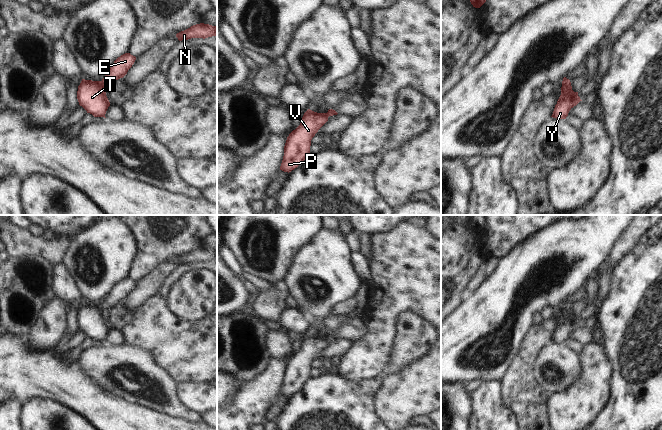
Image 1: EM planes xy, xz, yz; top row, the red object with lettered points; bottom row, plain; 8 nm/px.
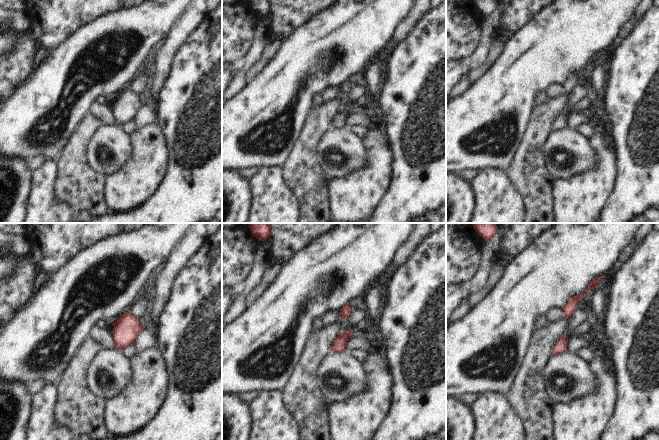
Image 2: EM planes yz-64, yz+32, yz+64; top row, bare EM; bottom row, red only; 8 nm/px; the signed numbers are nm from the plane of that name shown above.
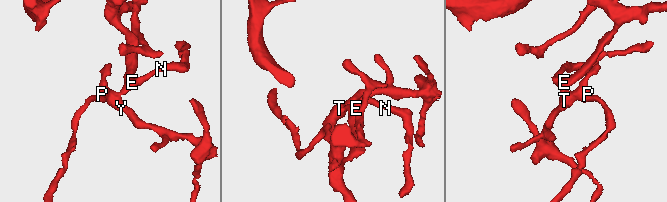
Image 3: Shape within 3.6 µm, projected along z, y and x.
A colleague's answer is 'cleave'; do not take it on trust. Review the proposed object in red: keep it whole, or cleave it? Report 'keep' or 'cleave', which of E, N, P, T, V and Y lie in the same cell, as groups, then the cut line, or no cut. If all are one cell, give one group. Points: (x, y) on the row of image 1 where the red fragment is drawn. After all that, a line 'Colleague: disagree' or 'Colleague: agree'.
keep; groups E N P T V Y; cut none
Colleague: disagree

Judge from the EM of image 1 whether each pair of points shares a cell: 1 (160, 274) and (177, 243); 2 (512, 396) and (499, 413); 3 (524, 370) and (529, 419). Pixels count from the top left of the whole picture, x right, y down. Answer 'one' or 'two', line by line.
1: two
2: two
3: one

